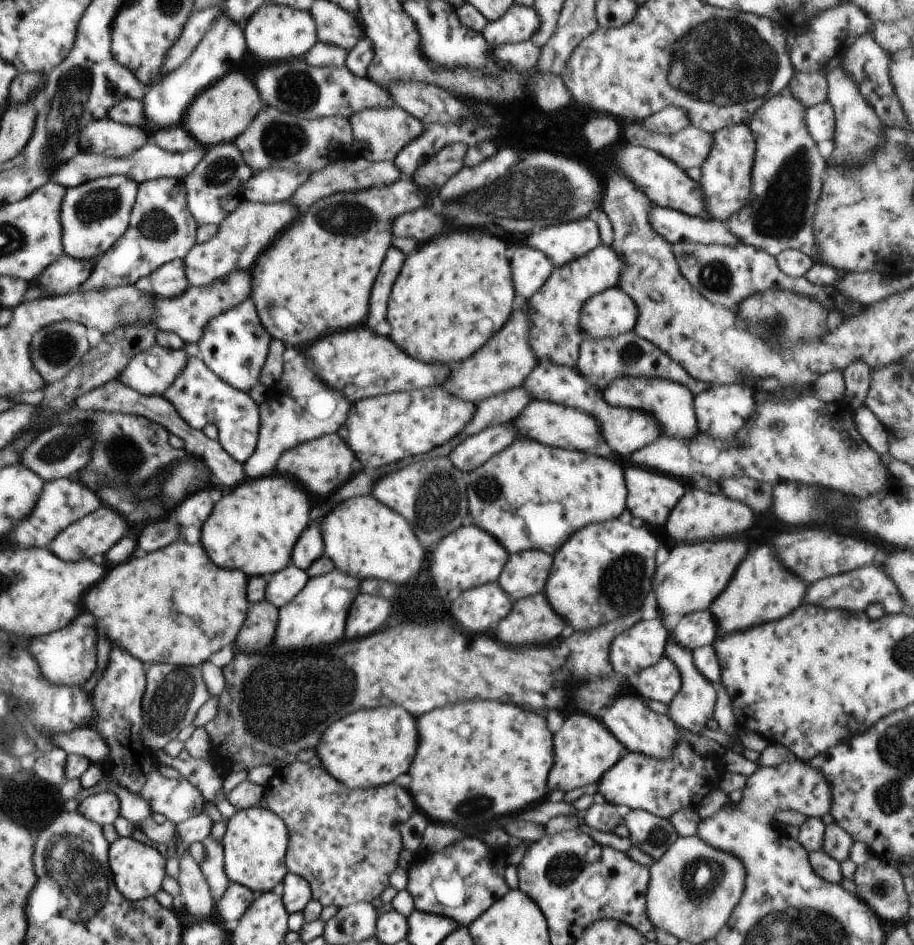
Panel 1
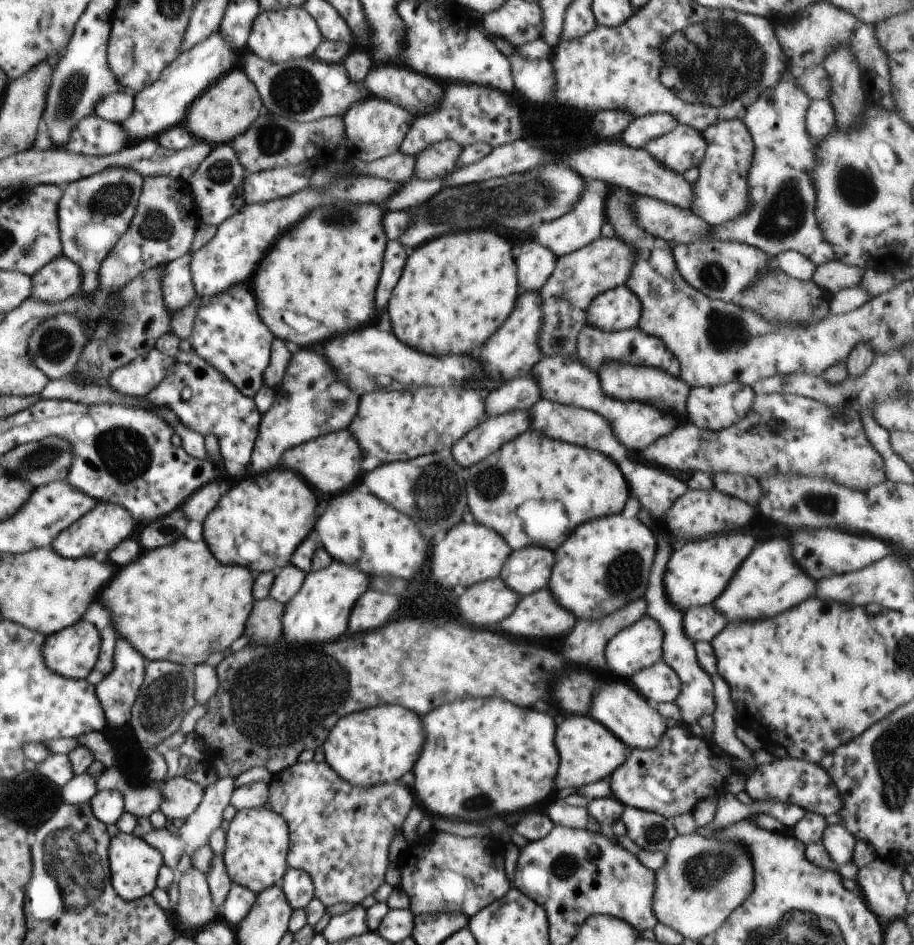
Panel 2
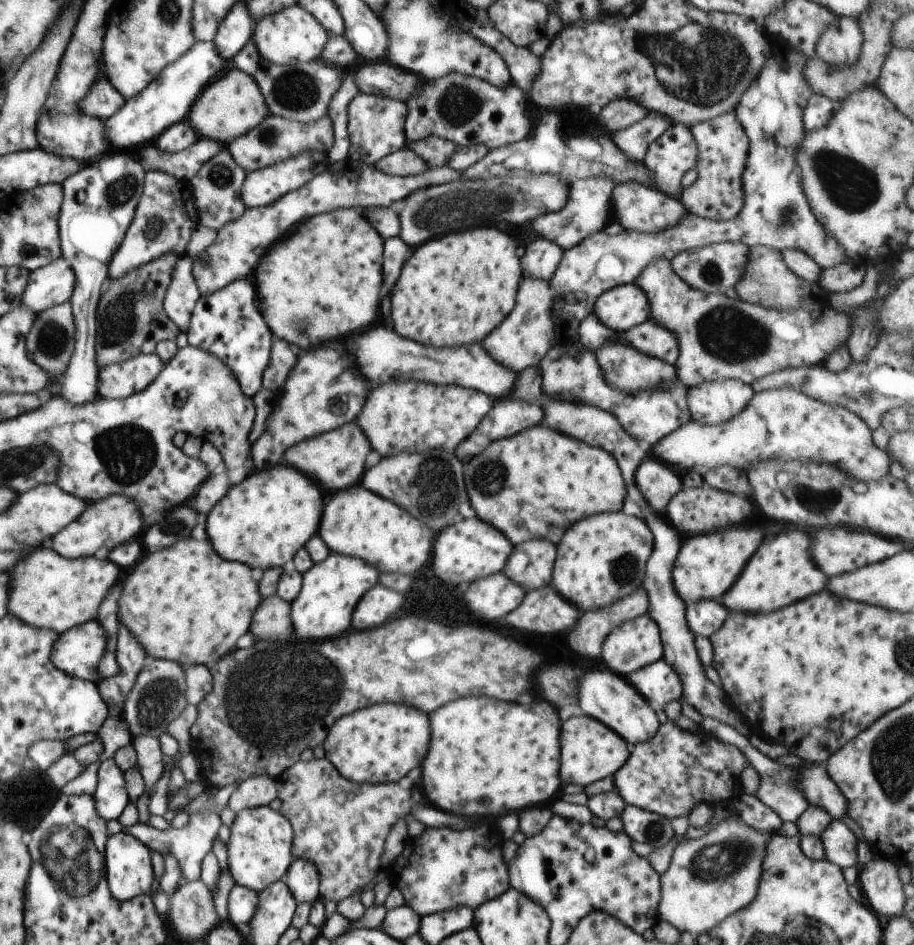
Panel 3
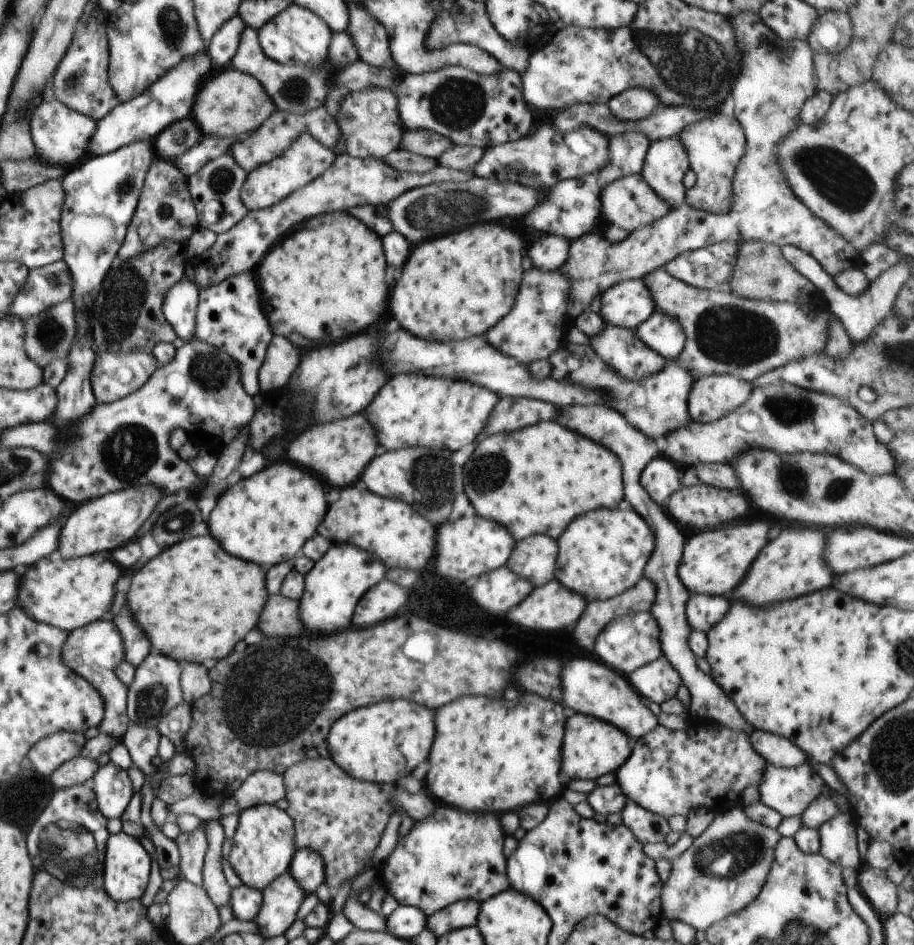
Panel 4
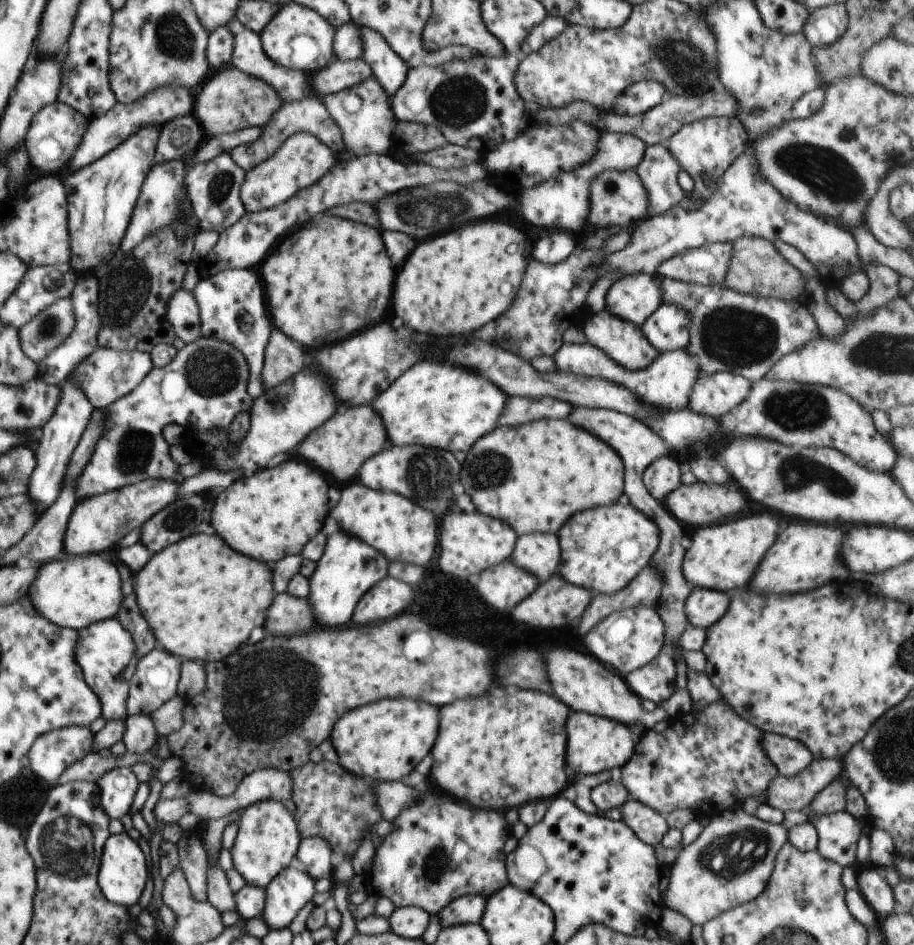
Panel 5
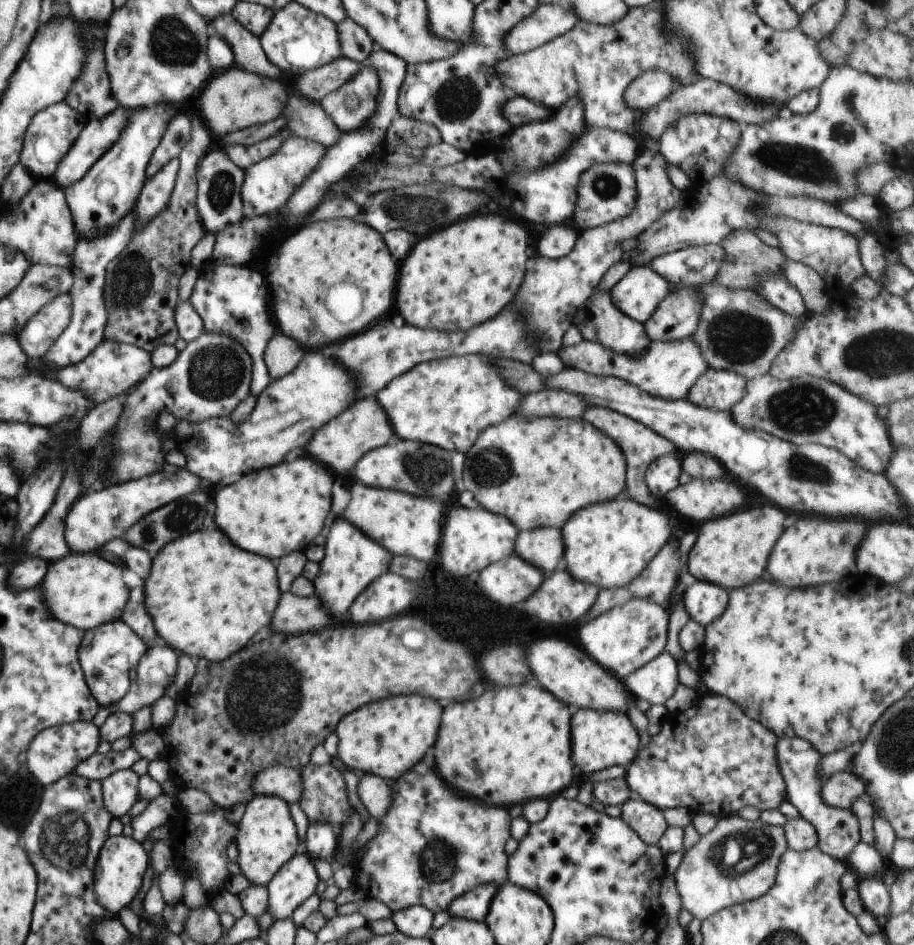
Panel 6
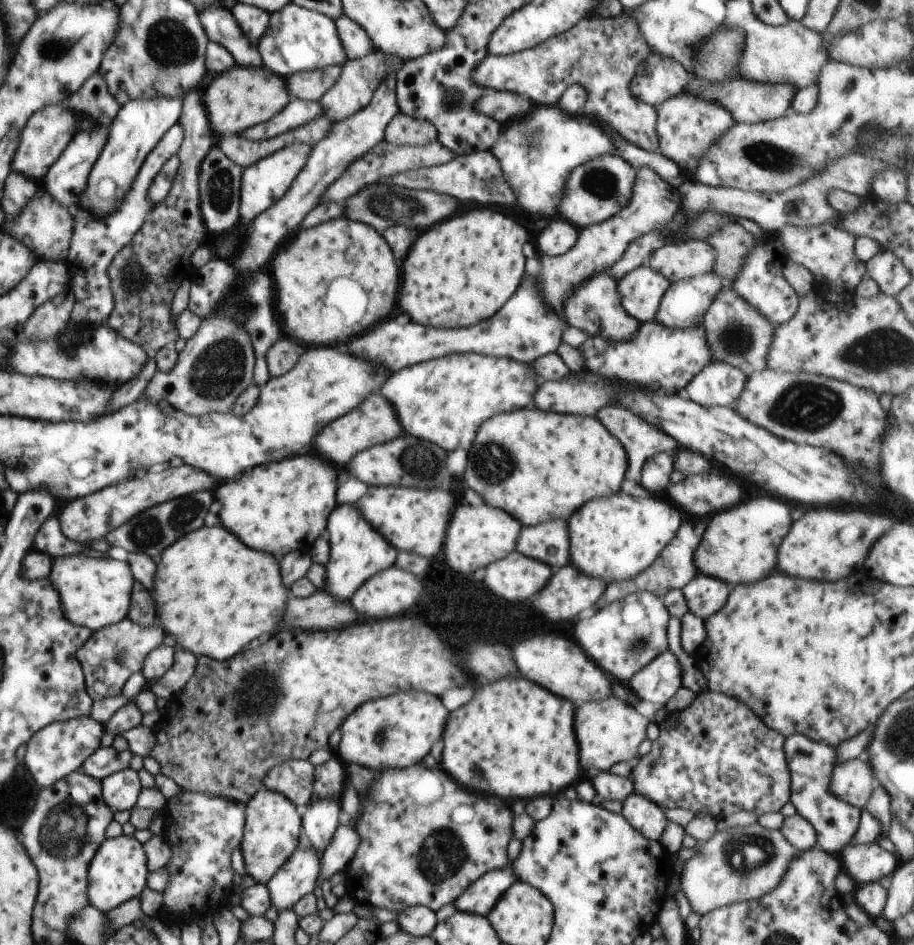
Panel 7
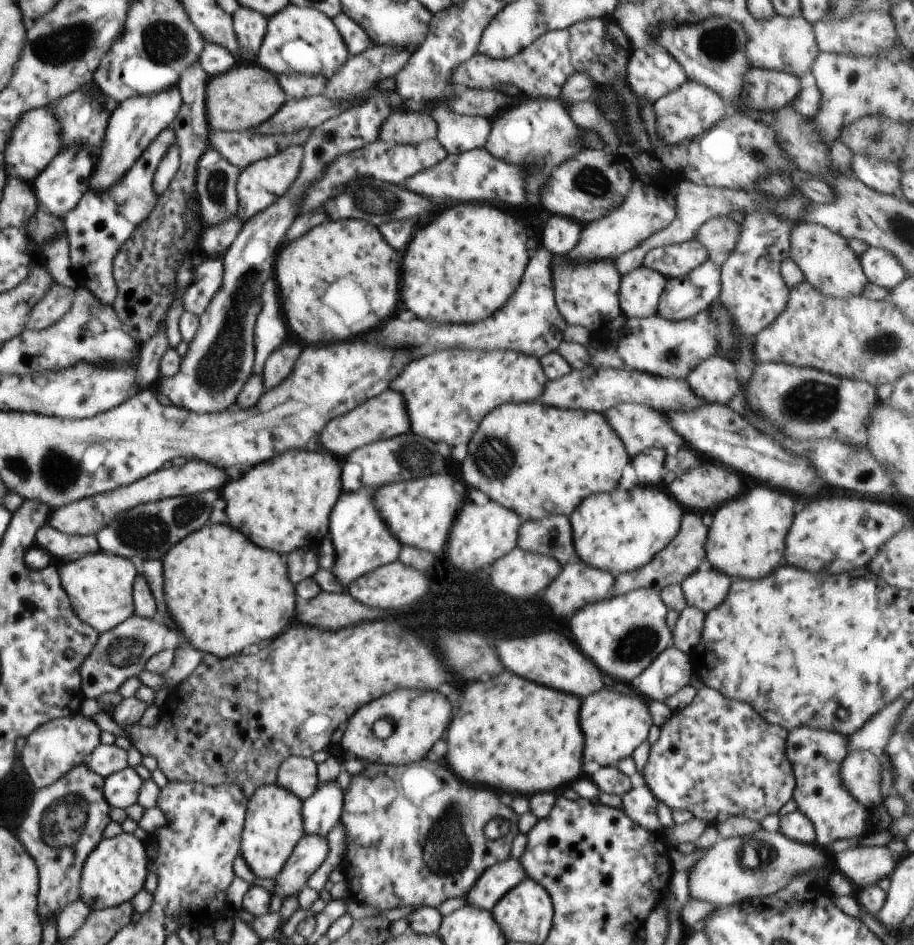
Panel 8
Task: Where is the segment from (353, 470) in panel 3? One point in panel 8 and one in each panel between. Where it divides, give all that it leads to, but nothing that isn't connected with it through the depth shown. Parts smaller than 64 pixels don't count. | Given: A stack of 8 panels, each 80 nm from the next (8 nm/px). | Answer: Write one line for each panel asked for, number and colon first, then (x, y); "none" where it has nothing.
4: (348, 445)
5: (340, 447)
6: (363, 427)
7: (372, 423)
8: (383, 417)

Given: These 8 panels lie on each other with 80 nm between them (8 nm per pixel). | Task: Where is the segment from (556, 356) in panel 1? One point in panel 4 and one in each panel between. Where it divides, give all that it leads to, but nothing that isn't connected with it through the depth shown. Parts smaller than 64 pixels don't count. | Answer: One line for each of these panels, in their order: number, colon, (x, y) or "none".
2: (606, 263)
3: (776, 213)
4: (778, 77)

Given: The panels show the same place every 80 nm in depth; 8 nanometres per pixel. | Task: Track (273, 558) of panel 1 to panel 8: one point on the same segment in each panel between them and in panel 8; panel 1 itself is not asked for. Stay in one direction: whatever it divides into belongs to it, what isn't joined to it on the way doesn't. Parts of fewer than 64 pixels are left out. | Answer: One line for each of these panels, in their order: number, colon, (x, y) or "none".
2: (259, 524)
3: (263, 521)
4: (266, 519)
5: (273, 514)
6: (271, 512)
7: (280, 507)
8: (284, 504)

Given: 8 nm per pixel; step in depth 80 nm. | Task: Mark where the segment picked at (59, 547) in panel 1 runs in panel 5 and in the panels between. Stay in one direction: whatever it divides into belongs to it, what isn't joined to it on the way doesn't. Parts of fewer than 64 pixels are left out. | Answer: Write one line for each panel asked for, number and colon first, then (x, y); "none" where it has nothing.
2: (100, 530)
3: (114, 520)
4: (105, 523)
5: (98, 523)

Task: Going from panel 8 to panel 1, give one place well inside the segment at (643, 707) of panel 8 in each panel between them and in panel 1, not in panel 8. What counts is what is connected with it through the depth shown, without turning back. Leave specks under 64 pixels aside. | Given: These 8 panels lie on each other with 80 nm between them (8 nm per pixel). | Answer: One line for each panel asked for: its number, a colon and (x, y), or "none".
1: (583, 751)
2: (589, 752)
3: (591, 751)
4: (592, 748)
5: (595, 743)
6: (600, 739)
7: (608, 732)

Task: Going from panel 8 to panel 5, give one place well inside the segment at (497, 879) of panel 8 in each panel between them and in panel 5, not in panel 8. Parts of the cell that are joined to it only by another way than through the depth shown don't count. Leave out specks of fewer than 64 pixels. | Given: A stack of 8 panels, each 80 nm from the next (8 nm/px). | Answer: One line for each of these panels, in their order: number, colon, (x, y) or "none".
5: (469, 909)
6: (473, 905)
7: (478, 899)

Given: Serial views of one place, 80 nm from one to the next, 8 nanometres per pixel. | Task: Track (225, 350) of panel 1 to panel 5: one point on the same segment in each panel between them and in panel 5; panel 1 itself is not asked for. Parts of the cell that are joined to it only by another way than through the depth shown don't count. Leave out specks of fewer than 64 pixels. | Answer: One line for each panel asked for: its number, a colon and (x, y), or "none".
2: (228, 333)
3: (228, 324)
4: (231, 316)
5: (232, 306)

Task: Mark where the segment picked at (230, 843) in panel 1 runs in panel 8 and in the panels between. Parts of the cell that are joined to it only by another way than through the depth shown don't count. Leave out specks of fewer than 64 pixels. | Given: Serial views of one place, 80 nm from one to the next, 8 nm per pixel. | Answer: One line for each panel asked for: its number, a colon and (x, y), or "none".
2: (257, 840)
3: (259, 849)
4: (263, 846)
5: (267, 839)
6: (268, 838)
7: (272, 825)
8: (274, 824)

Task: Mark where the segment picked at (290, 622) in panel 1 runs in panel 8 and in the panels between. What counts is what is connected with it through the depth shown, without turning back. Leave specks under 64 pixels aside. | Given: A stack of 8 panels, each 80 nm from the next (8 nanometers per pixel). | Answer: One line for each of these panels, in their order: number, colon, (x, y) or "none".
2: (319, 612)
3: (331, 589)
4: (336, 583)
5: (348, 568)
6: (352, 561)
7: (357, 551)
8: (362, 541)

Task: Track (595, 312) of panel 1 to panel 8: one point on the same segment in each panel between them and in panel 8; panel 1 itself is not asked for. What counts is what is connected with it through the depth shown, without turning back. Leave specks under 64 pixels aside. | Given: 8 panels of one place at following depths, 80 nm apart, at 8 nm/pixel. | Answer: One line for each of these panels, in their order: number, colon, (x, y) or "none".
2: (618, 309)
3: (620, 308)
4: (629, 303)
5: (633, 298)
6: (638, 294)
7: (641, 290)
8: (640, 290)

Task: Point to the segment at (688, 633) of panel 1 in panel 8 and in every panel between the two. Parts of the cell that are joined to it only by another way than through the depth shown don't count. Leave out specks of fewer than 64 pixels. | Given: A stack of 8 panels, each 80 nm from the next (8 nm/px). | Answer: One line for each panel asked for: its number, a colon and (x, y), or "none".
2: (702, 623)
3: (704, 618)
4: (703, 612)
5: (704, 607)
6: (704, 602)
7: (705, 596)
8: (704, 589)

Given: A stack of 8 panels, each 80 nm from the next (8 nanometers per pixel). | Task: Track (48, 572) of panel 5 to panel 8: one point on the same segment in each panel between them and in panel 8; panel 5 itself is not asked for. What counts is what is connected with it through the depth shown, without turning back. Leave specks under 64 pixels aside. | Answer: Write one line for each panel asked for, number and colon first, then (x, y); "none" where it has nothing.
6: (83, 590)
7: (93, 592)
8: (99, 586)

